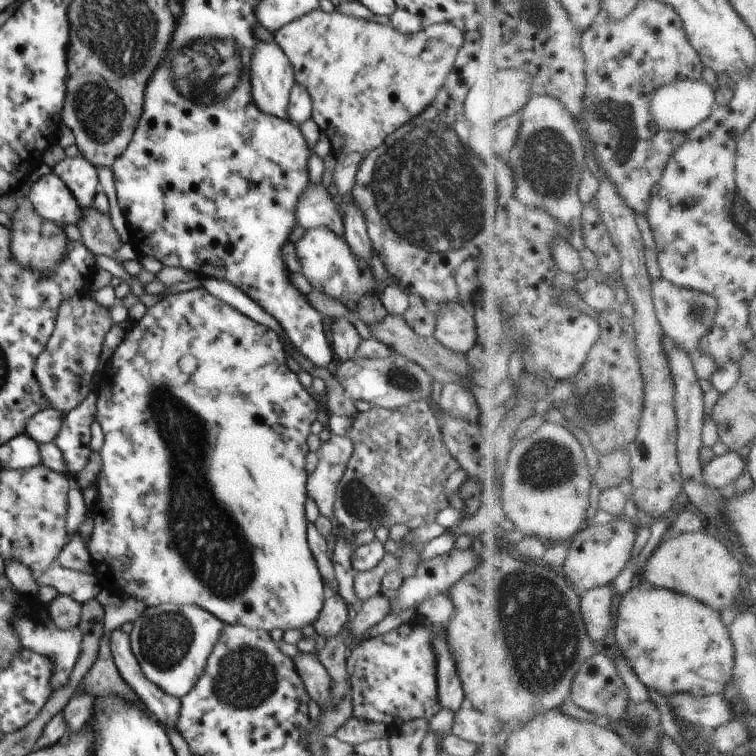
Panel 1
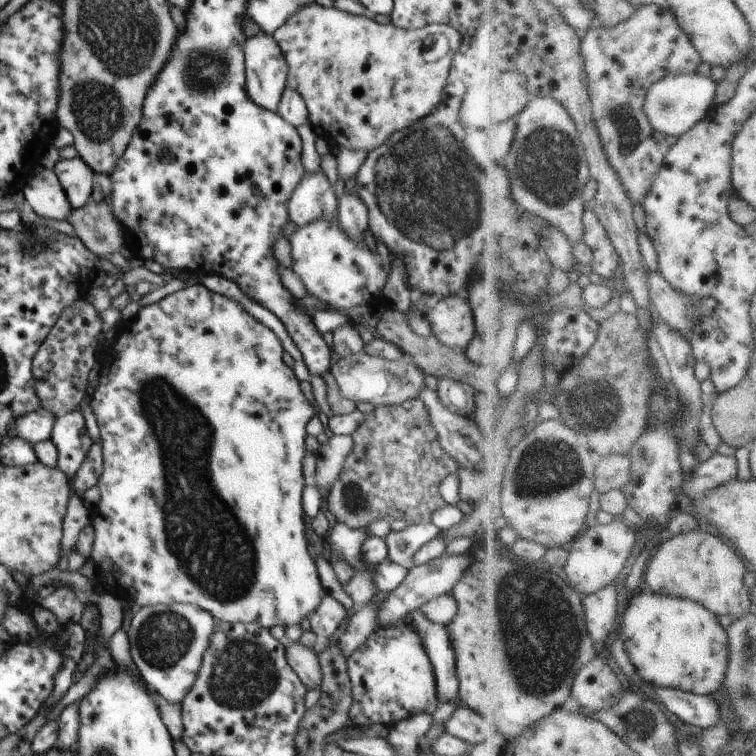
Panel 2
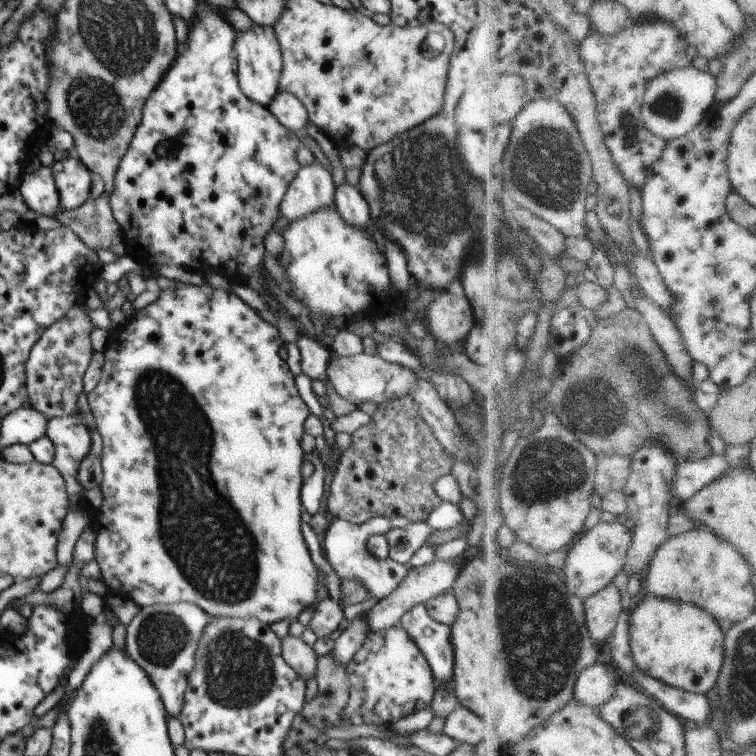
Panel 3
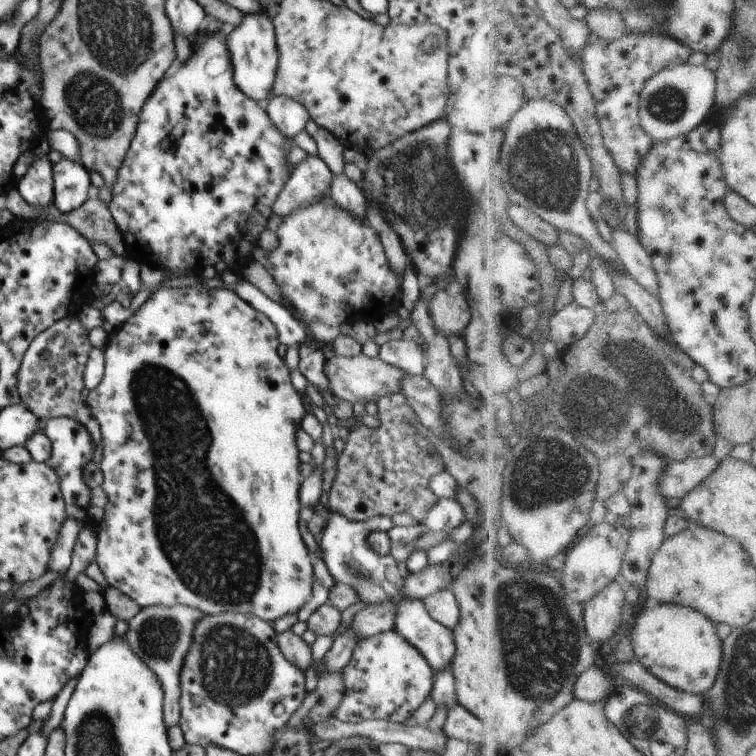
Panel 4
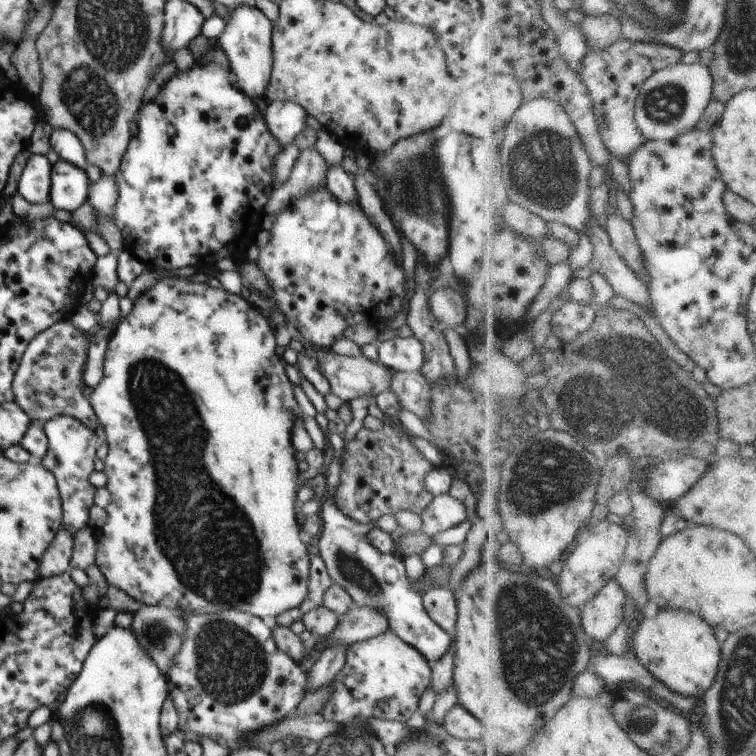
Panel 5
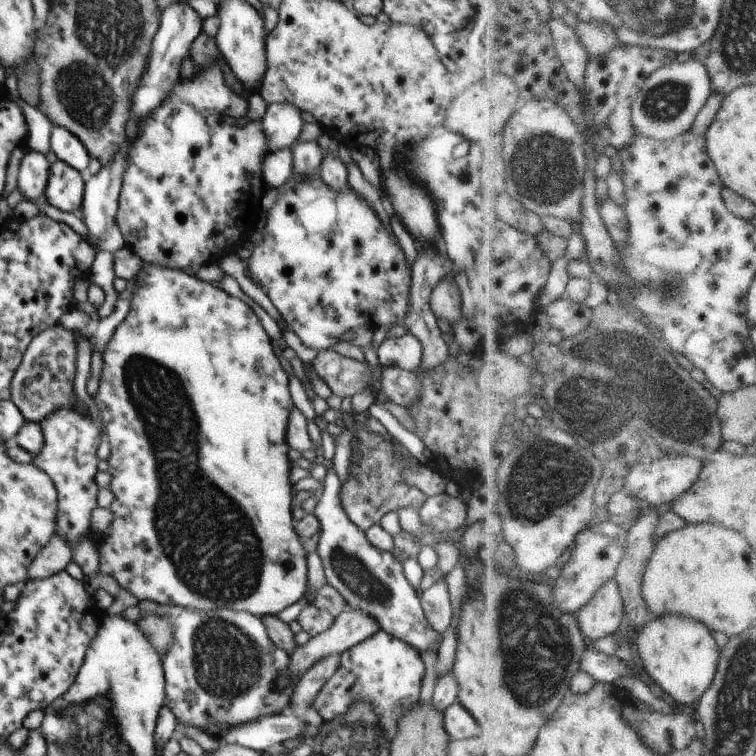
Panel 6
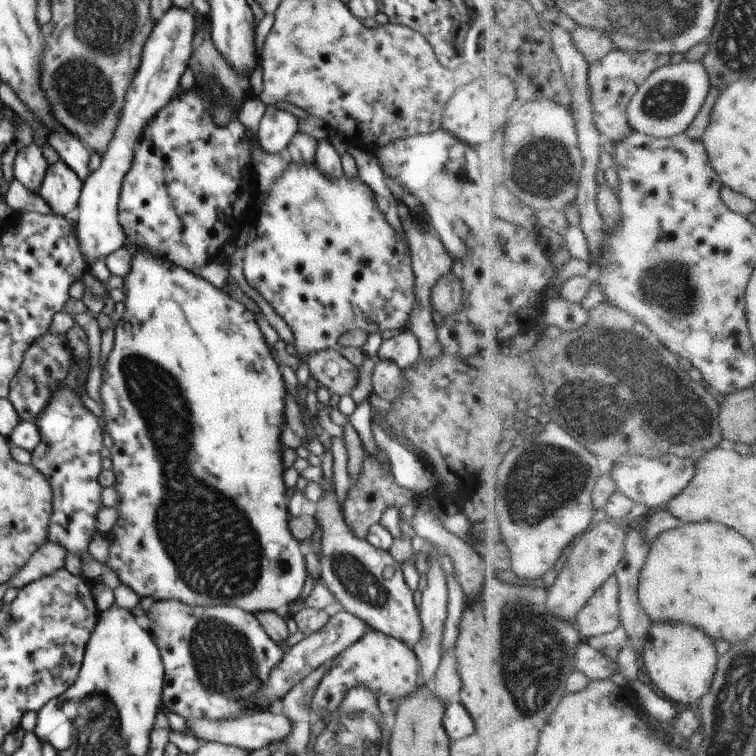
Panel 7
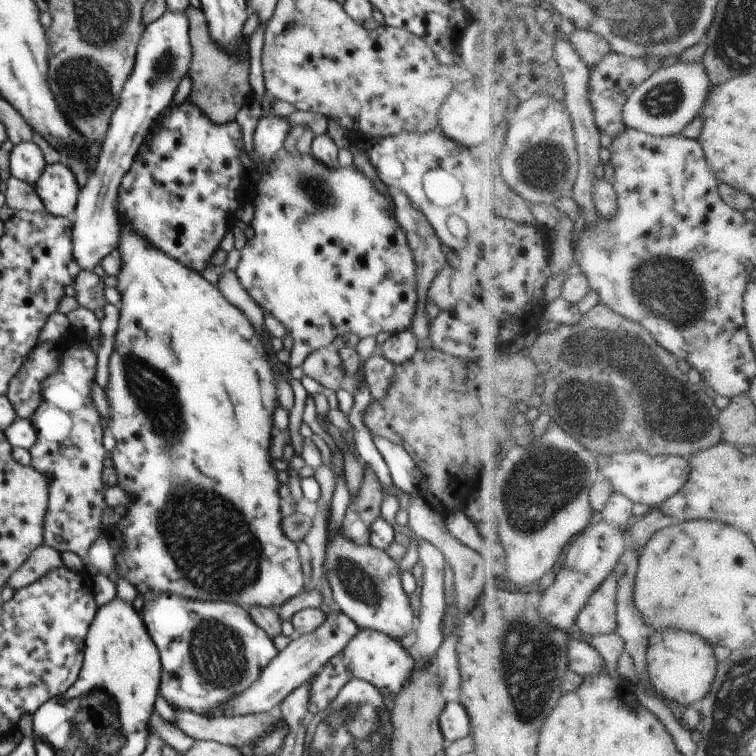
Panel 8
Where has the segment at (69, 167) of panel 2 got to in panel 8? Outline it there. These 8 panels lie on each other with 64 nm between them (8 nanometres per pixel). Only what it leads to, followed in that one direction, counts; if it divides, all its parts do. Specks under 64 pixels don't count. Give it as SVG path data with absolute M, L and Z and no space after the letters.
M65 161L47 165L34 188L48 213L54 217L72 217L80 189Z

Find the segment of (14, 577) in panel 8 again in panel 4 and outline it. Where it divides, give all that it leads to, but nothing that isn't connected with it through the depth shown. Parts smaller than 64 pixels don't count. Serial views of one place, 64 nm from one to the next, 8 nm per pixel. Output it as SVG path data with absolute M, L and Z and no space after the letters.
M67 517L63 526L60 528L58 539L50 550L50 560L48 560L48 569L66 574L71 566L71 557L76 543L76 538L85 523L76 522L75 518Z

